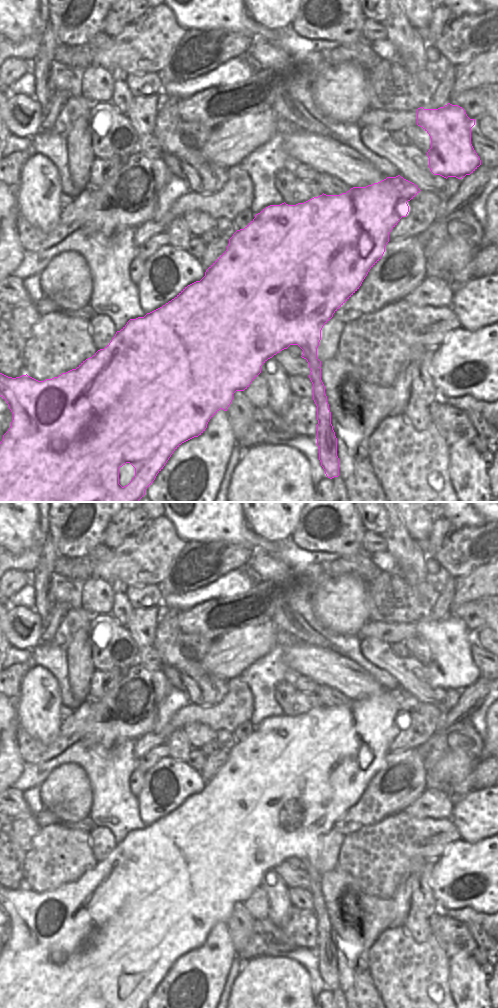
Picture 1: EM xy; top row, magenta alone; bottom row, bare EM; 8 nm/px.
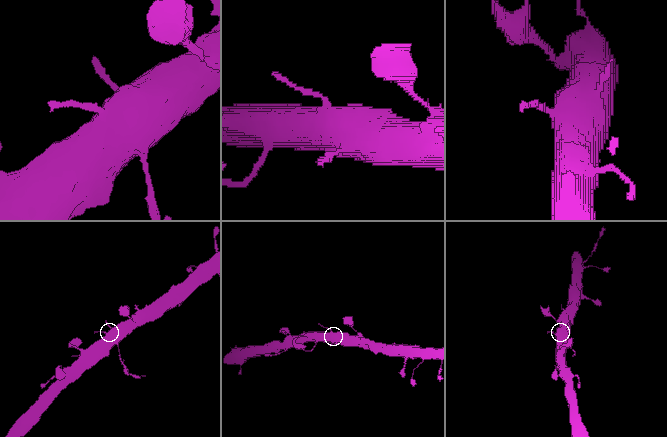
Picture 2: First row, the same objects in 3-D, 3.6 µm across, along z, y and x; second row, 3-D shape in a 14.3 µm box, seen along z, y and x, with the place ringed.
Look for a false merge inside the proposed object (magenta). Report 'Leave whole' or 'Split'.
Split

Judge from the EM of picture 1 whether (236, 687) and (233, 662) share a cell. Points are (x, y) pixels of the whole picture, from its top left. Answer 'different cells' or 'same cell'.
different cells

